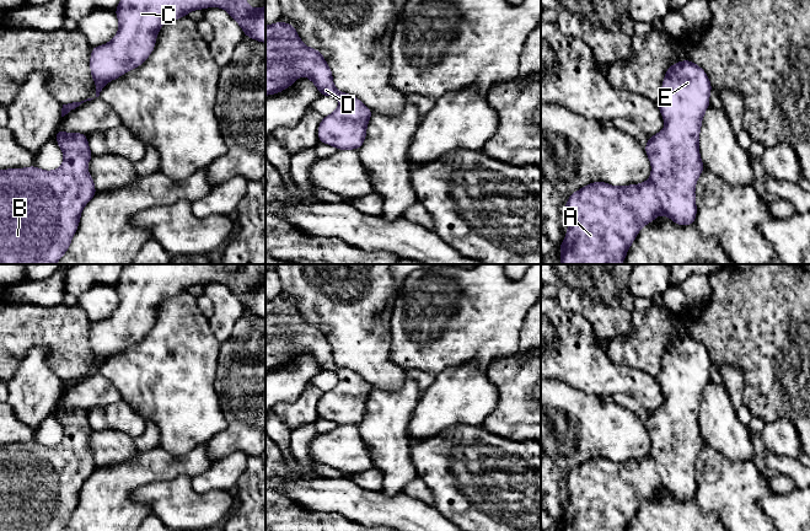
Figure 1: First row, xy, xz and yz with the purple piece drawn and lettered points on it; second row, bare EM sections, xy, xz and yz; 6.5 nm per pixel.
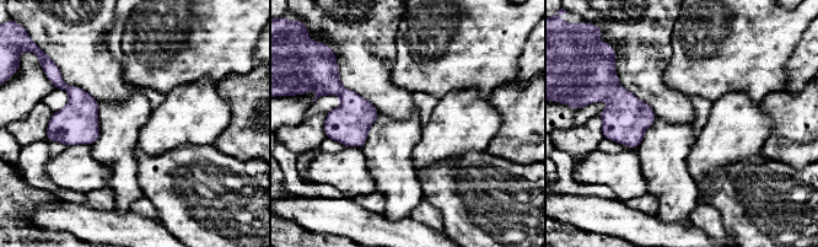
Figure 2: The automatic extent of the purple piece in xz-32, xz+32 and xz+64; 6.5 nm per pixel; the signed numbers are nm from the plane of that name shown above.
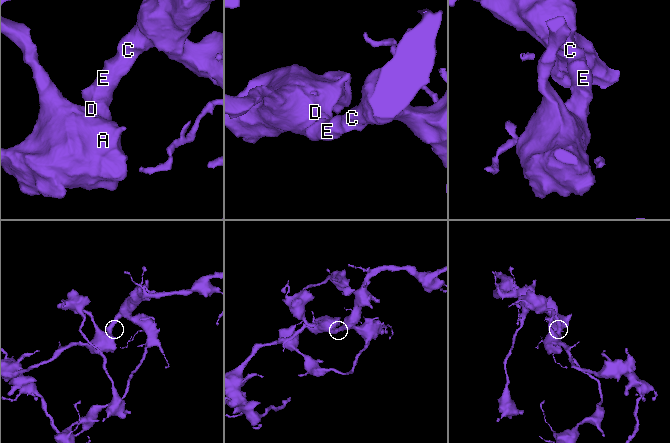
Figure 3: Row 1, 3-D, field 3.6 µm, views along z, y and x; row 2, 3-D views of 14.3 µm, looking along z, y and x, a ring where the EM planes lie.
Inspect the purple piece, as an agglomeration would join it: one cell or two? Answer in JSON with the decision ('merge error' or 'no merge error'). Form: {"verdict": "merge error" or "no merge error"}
{"verdict": "no merge error"}

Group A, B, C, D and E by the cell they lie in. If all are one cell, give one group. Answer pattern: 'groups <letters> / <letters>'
groups A B C D E

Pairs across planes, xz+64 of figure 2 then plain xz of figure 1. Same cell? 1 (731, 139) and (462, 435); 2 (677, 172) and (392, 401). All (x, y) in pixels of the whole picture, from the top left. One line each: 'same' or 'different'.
1: different
2: same

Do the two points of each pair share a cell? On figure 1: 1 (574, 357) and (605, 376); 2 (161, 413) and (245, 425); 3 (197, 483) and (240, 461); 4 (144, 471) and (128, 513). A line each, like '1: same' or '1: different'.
1: same
2: different
3: same
4: same

